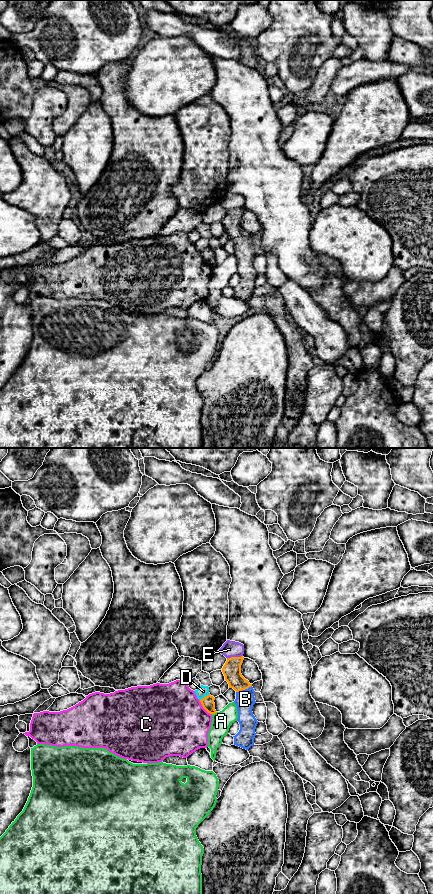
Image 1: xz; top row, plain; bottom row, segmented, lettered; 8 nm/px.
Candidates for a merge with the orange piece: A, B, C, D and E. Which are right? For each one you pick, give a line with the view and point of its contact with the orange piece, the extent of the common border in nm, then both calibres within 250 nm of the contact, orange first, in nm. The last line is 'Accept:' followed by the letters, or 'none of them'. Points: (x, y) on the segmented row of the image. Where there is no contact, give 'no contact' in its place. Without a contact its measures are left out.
B: meets orange in xz at (243, 689); contact 140 nm long; 140 nm thick on the orange side, 150 nm on the other
Accept: B

